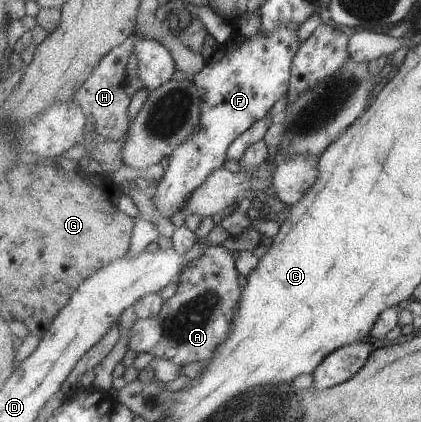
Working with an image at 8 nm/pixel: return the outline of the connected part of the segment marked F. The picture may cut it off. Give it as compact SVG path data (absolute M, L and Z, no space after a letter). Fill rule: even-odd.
M283 26L265 35L262 30L257 35L248 39L236 50L226 50L226 55L220 62L207 64L194 78L194 82L201 90L203 100L203 117L200 128L183 145L180 145L170 158L170 166L161 182L151 191L157 210L163 217L172 220L178 213L186 212L186 206L195 192L212 176L215 170L226 166L226 160L230 147L250 130L256 122L266 118L270 110L289 94L293 77L295 58L304 42L298 38L298 30Z

